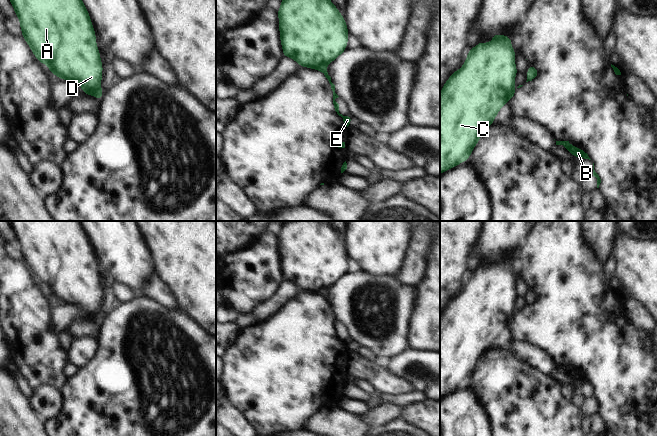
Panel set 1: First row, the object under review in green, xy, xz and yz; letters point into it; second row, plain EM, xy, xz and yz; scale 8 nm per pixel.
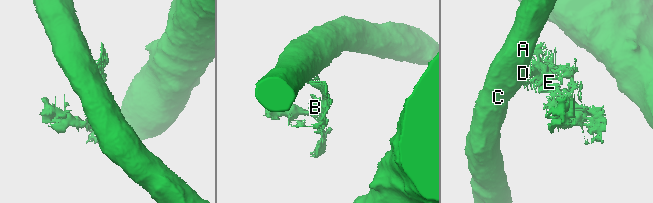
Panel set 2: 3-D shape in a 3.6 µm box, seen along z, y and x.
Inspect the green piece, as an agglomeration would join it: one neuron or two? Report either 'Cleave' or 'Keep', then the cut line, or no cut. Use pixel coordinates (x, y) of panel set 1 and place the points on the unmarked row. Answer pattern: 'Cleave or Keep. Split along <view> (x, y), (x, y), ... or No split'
Cleave. Split along xz (325, 291), (318, 293)

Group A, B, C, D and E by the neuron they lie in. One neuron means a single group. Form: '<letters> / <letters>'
A C D / B E

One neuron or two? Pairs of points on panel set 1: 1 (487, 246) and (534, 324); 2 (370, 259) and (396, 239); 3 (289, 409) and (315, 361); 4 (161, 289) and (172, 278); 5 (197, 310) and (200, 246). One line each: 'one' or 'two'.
1: two
2: one
3: one
4: two
5: one

